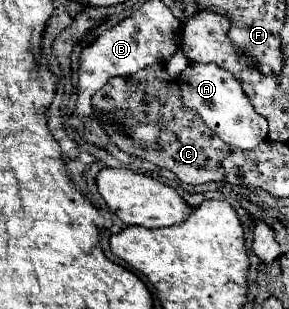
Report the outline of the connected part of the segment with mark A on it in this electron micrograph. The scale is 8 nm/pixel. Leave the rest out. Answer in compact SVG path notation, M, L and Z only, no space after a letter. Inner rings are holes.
M190 63L184 71L184 76L181 77L179 87L181 87L183 107L197 111L201 119L207 119L207 123L219 123L221 139L235 143L235 147L245 149L245 151L259 147L259 143L267 139L265 117L261 117L255 111L255 107L251 105L249 97L245 95L241 83L233 77L233 73L209 63ZM233 81L237 81L237 89L233 89Z

